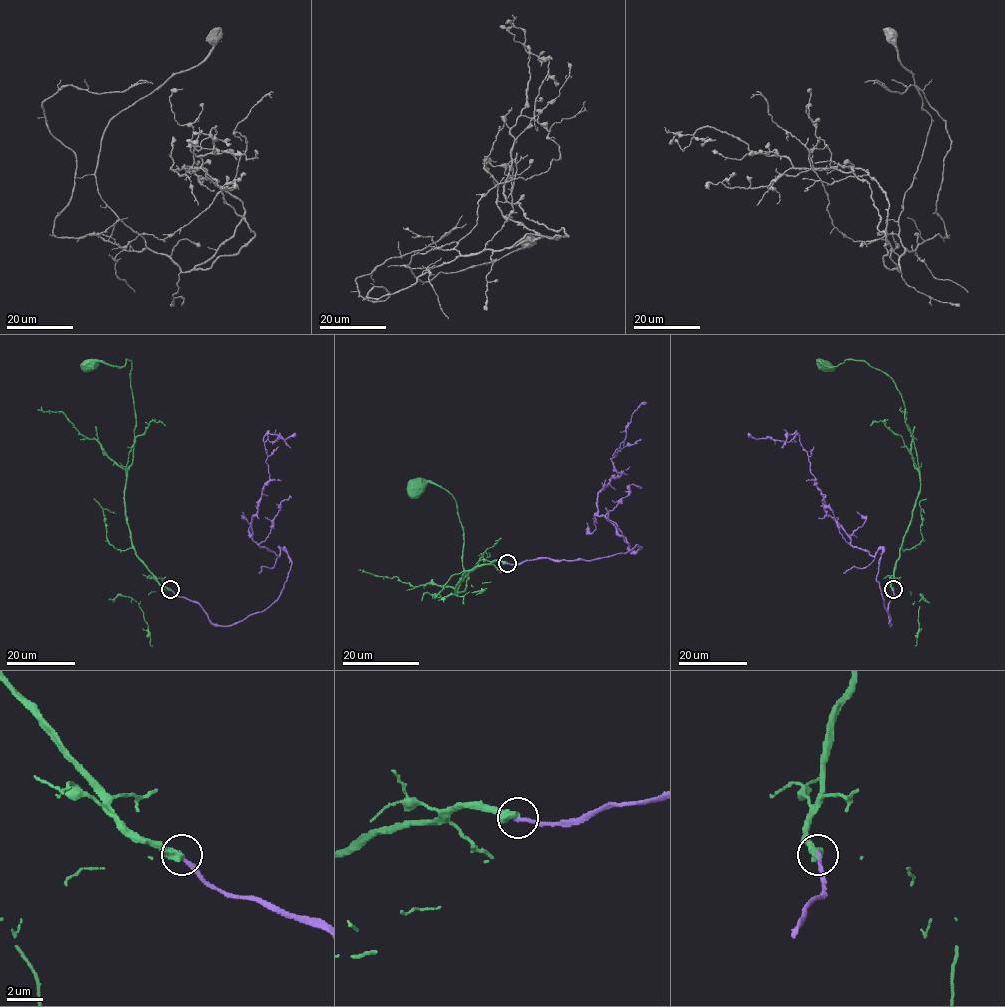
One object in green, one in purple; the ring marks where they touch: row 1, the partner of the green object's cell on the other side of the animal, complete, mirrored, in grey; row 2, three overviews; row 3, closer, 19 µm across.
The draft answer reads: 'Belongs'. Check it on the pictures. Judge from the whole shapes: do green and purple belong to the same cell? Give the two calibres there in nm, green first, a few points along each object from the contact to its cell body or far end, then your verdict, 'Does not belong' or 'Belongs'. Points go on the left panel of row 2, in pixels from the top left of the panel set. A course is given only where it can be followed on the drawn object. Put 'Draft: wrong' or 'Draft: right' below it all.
Thickness 500 nm (green) against 240 nm. Course of green: (170, 589), (136, 554), (126, 516), (136, 420), (131, 361), (123, 366), (87, 365). Course of purple: (170, 589), (223, 626), (279, 596), (291, 560), (253, 540), (252, 517), (269, 480), (264, 436), (295, 433). Does not belong
Draft: wrong

